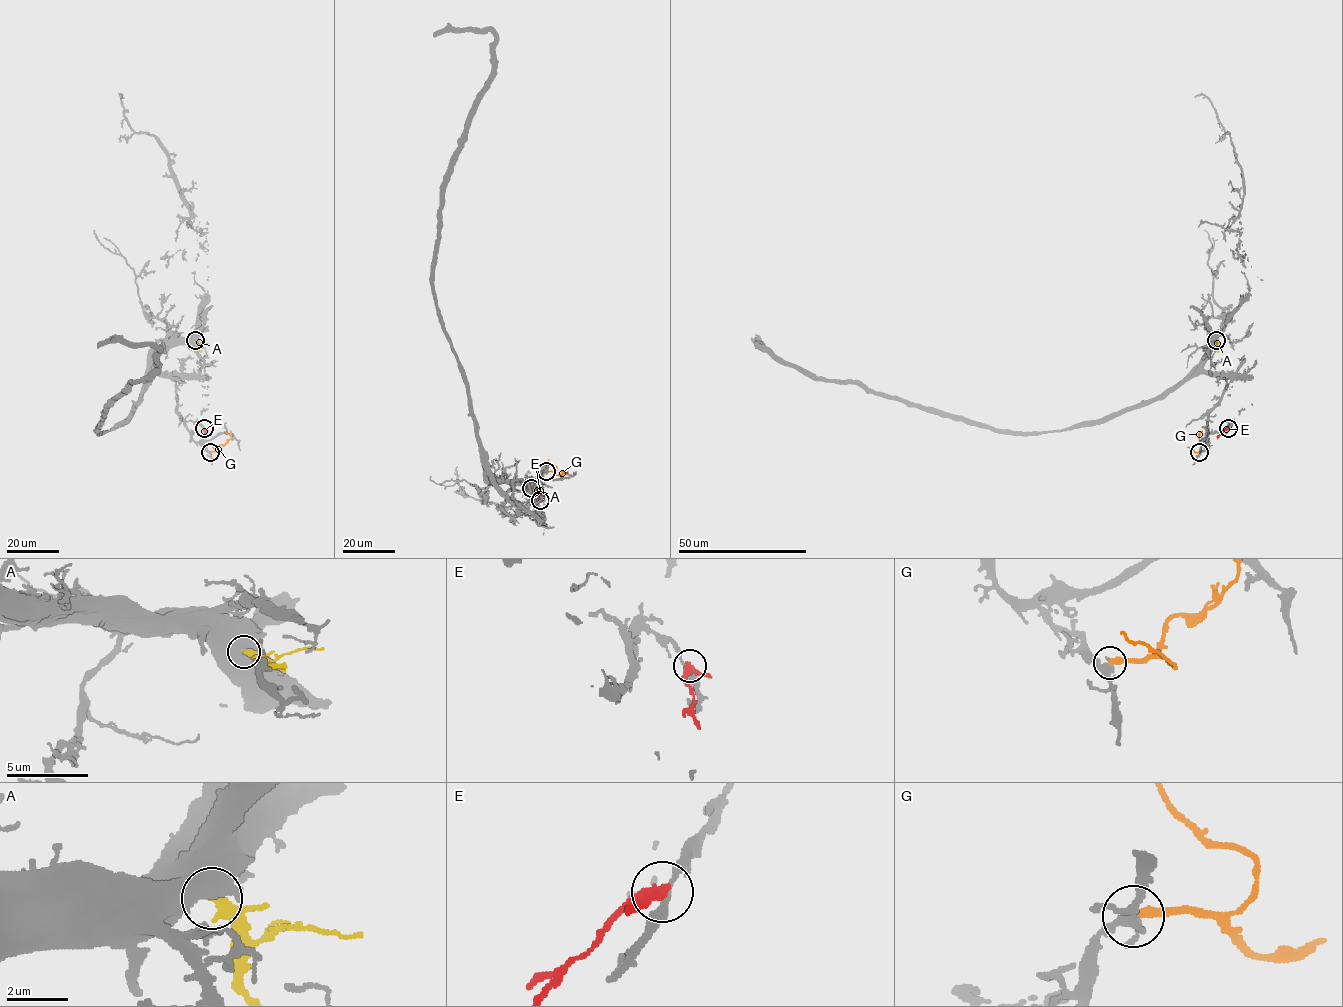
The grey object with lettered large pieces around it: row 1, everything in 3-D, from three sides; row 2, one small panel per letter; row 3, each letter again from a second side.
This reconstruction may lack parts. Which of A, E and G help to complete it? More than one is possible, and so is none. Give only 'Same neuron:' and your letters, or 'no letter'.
Same neuron: A

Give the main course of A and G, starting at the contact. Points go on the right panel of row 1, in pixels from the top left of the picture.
A: (1216, 340), (1217, 352)
G: (1200, 452), (1203, 445), (1200, 431)

